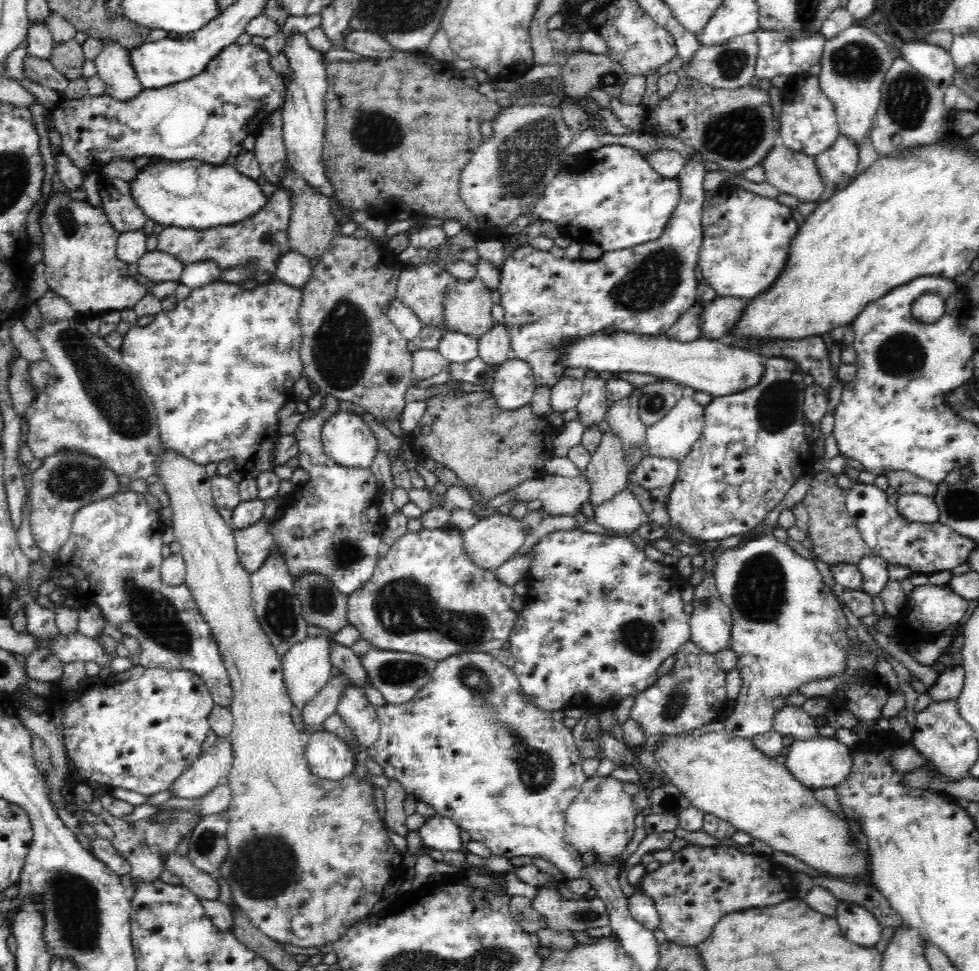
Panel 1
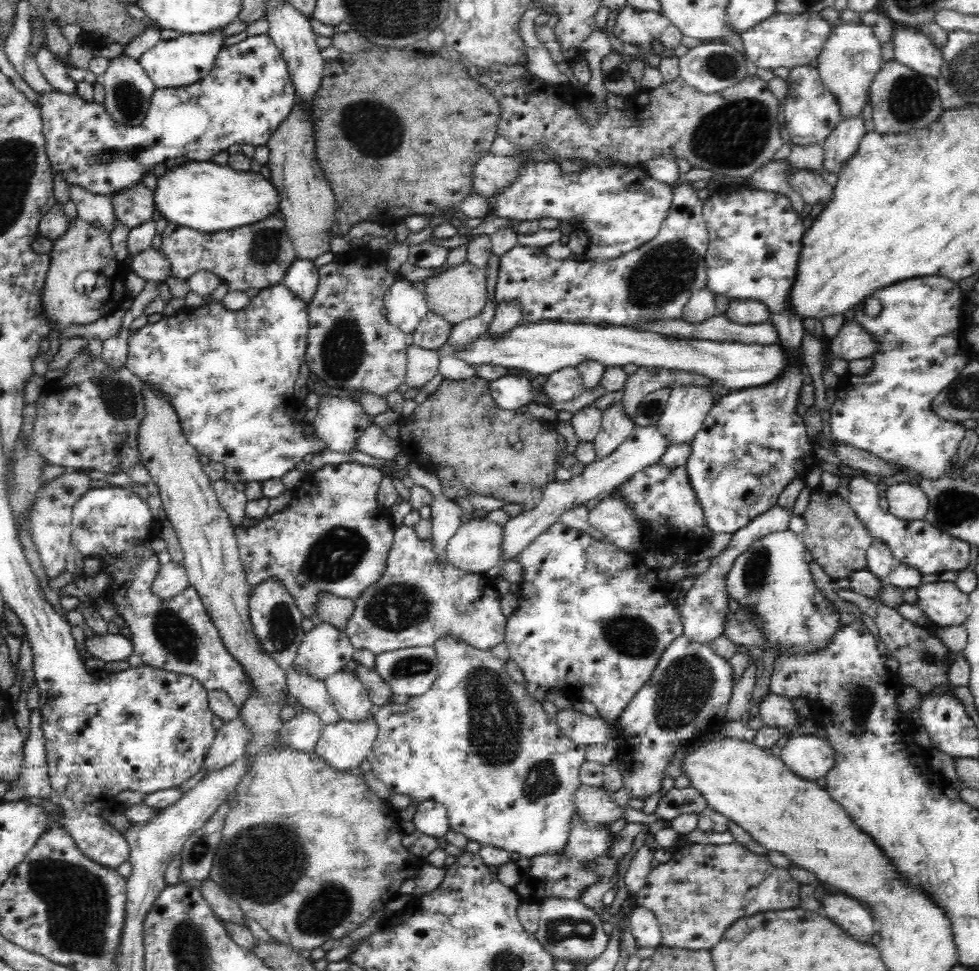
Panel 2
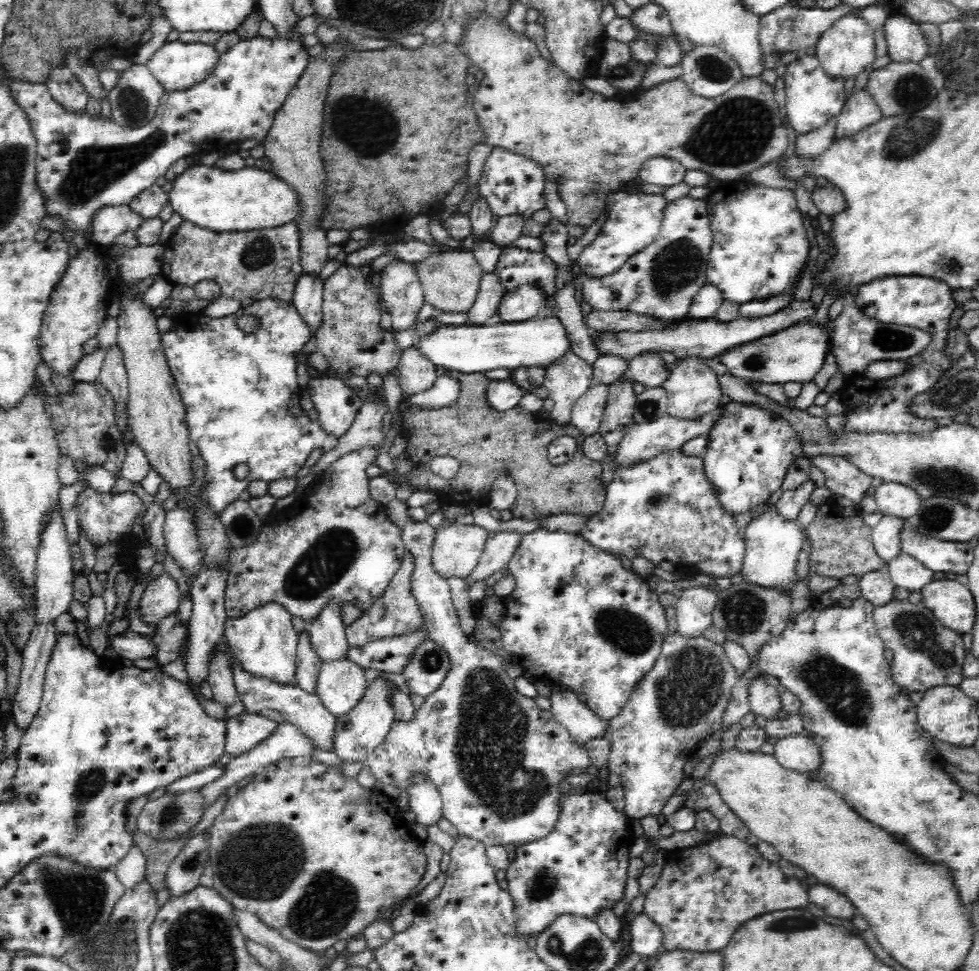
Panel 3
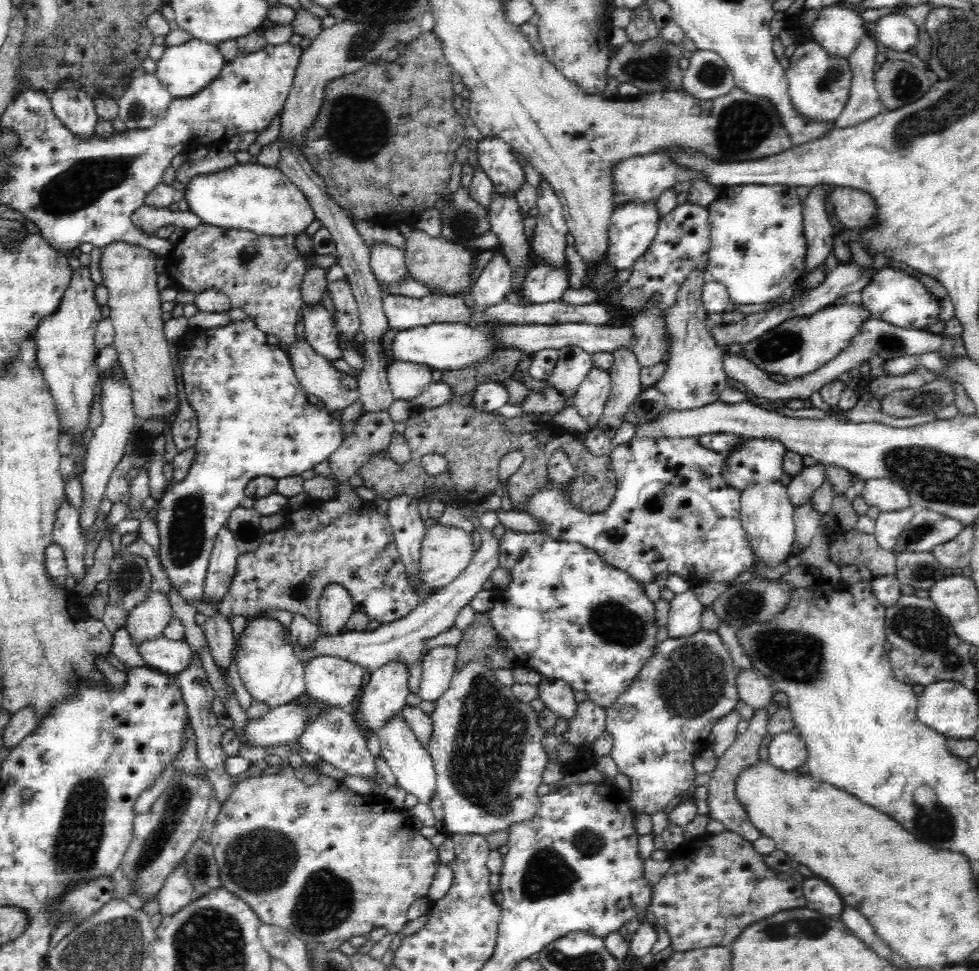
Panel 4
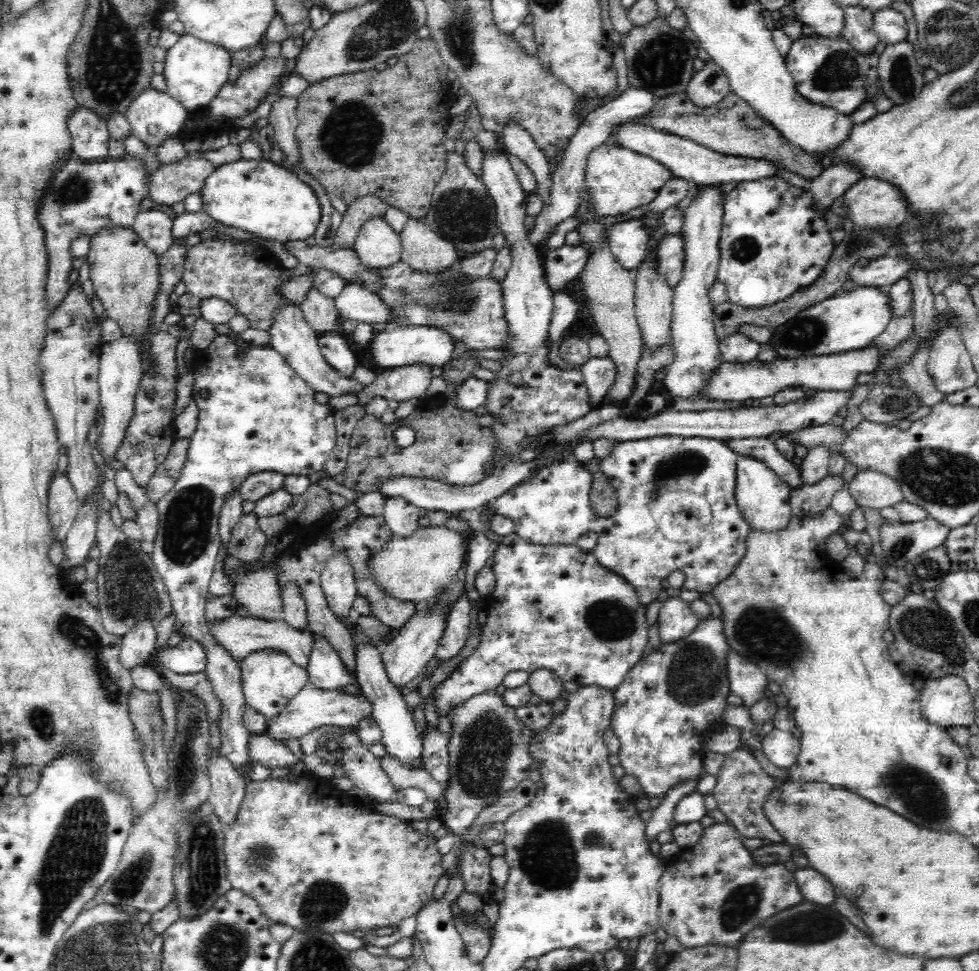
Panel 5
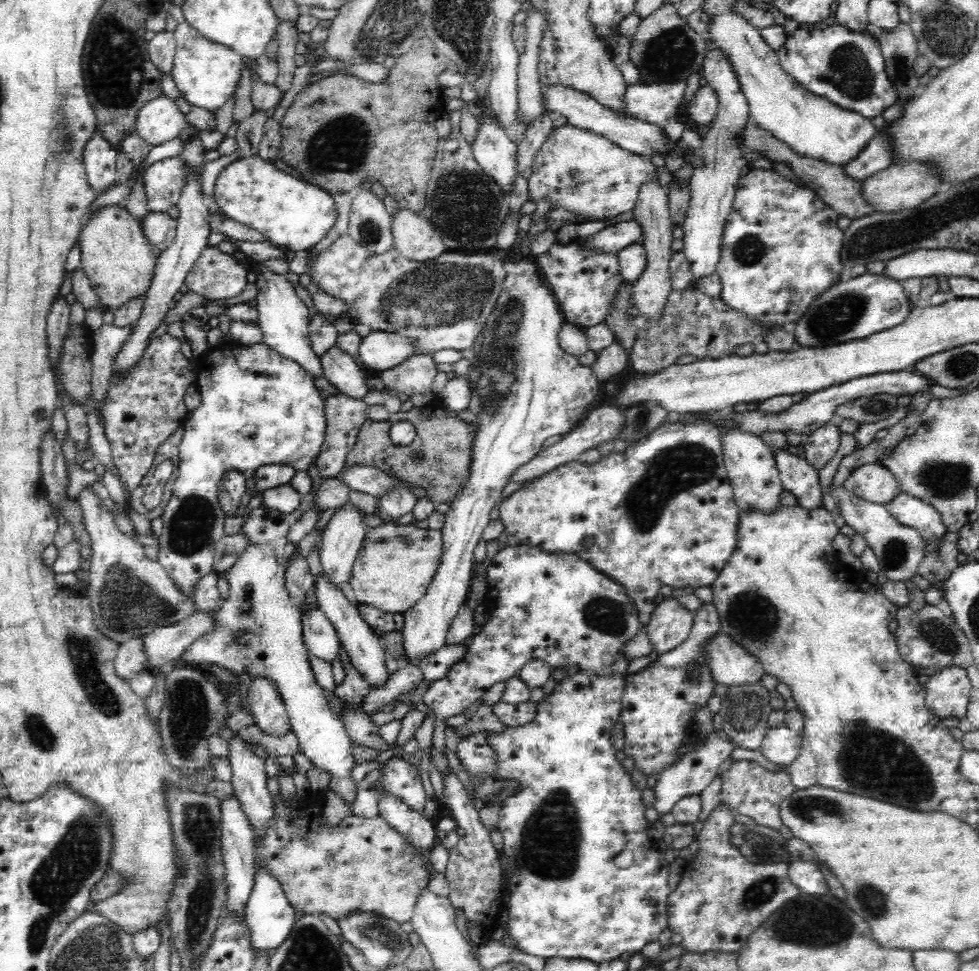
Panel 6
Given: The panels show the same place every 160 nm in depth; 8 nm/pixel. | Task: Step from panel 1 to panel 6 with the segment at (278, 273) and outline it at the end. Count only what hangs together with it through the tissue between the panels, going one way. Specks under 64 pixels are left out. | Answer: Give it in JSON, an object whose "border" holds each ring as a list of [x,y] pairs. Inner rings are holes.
{"border":[[[334,344],[322,354],[321,363],[325,378],[338,388],[341,394],[352,399],[362,399],[369,392],[366,386],[368,372],[340,347]]]}

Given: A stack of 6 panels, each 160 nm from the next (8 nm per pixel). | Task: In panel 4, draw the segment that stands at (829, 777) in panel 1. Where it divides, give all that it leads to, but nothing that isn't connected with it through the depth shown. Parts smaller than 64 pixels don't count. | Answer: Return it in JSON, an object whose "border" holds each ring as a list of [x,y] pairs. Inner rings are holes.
{"border":[[[782,731],[769,744],[769,761],[784,772],[796,771],[807,762],[806,743],[800,735]]]}

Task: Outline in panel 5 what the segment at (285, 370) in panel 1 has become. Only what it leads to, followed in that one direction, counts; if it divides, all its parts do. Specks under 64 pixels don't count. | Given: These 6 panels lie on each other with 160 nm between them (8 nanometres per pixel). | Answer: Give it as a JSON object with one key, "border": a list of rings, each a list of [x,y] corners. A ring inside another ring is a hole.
{"border":[[[216,334],[207,348],[199,350],[192,363],[194,389],[192,401],[199,409],[198,428],[194,436],[189,438],[190,448],[186,463],[180,478],[174,488],[163,496],[157,504],[159,514],[159,528],[150,554],[166,587],[166,592],[172,601],[173,611],[176,612],[177,626],[184,630],[185,635],[202,645],[206,652],[207,664],[204,672],[210,681],[214,696],[220,700],[220,730],[221,747],[219,748],[227,760],[238,772],[242,772],[244,764],[248,762],[249,730],[243,723],[243,714],[247,709],[247,702],[243,693],[241,669],[239,662],[231,657],[230,650],[224,648],[209,630],[205,619],[208,583],[214,572],[216,556],[220,552],[219,517],[223,502],[228,495],[238,491],[241,484],[257,472],[277,472],[284,476],[306,476],[312,472],[323,471],[324,464],[330,458],[336,447],[338,432],[334,413],[328,405],[318,404],[315,391],[300,378],[286,359],[271,347],[256,348],[256,360],[250,360],[250,368],[244,366],[246,362],[236,362],[236,341],[231,335]],[[200,390],[208,390],[210,398],[202,400]]]}

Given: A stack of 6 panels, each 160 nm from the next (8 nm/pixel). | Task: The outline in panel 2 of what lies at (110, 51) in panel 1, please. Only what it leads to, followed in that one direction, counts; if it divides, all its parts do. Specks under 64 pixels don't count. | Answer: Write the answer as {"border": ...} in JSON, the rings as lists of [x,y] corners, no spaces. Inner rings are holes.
{"border":[[[122,54],[108,60],[107,69],[100,78],[105,90],[103,105],[108,114],[120,124],[132,126],[140,124],[146,116],[150,104],[150,96],[154,92],[154,85],[146,75],[140,63],[132,57]]]}

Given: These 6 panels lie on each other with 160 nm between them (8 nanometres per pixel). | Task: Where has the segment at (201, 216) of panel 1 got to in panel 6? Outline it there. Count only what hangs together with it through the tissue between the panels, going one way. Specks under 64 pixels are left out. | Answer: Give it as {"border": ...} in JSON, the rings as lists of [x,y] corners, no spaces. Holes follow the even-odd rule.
{"border":[[[259,156],[234,160],[216,177],[212,196],[218,212],[257,230],[274,244],[287,246],[291,255],[311,249],[336,220],[333,194],[284,173]]]}

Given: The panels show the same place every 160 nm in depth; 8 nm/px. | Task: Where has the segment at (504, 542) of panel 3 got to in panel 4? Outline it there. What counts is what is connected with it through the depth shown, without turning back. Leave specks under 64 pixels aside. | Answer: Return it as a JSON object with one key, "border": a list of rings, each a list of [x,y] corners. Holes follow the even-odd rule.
{"border":[[[485,527],[479,528],[481,543],[475,552],[470,564],[462,574],[450,581],[446,586],[437,589],[437,593],[423,600],[416,605],[406,616],[380,625],[373,631],[348,631],[340,633],[338,636],[324,637],[320,635],[313,647],[300,649],[296,639],[292,637],[289,629],[285,634],[293,645],[295,653],[302,663],[308,663],[312,657],[317,656],[337,656],[351,664],[360,666],[365,672],[374,672],[379,667],[386,666],[386,663],[405,662],[407,664],[409,692],[418,692],[420,684],[420,673],[422,673],[421,659],[424,642],[436,638],[438,634],[450,630],[454,626],[456,614],[460,612],[462,606],[466,606],[481,591],[484,583],[491,578],[492,572],[499,567],[499,539],[493,535],[493,532]]]}

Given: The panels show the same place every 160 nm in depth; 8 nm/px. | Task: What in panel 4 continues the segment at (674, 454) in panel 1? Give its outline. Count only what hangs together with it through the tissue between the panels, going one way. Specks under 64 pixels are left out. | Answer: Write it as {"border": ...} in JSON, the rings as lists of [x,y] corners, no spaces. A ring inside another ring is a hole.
{"border":[[[694,269],[682,283],[674,302],[665,312],[665,325],[671,334],[669,342],[670,358],[668,367],[656,384],[652,385],[666,398],[667,409],[676,412],[702,408],[702,406],[719,401],[720,394],[726,387],[727,376],[722,366],[722,349],[714,343],[708,324],[709,314],[706,313],[700,294],[702,284],[706,282],[705,272]]]}

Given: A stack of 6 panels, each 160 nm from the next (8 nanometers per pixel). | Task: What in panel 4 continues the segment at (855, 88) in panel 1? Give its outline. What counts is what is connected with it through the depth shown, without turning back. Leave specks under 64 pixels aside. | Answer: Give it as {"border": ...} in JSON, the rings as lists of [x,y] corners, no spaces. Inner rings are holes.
{"border":[[[830,5],[818,10],[810,31],[812,40],[827,54],[848,60],[858,44],[866,38],[866,24],[860,14]]]}

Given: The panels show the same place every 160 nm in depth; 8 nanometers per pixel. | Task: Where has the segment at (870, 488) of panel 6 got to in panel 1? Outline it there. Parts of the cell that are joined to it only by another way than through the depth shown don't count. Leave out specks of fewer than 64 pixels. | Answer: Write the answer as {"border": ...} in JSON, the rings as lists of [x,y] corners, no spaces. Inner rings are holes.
{"border":[[[906,493],[900,495],[897,509],[903,518],[912,522],[939,523],[939,508],[932,497],[918,493]]]}

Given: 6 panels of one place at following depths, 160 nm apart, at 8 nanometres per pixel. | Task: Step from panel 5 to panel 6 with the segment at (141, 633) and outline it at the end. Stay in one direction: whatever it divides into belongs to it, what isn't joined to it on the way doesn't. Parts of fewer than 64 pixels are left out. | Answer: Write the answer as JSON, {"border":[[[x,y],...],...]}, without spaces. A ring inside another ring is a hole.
{"border":[[[136,636],[120,644],[116,658],[115,670],[120,678],[130,680],[138,673],[146,670],[147,656],[143,650],[143,638],[146,636]]]}

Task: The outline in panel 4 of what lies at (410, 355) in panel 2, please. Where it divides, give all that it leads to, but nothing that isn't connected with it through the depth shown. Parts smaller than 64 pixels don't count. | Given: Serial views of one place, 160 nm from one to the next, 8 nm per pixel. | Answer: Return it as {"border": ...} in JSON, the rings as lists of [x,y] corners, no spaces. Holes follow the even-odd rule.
{"border":[[[394,361],[387,366],[387,377],[393,398],[413,401],[433,383],[433,368],[413,362]]]}

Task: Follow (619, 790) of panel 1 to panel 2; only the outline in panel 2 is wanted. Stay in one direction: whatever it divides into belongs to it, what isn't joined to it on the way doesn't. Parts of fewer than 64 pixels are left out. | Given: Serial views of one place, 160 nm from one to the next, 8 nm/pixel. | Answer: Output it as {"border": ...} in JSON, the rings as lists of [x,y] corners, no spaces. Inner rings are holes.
{"border":[[[580,785],[574,795],[574,813],[580,813],[580,817],[588,825],[610,825],[616,820],[626,818],[625,807],[617,805],[612,799],[612,792],[608,792],[603,785]]]}

